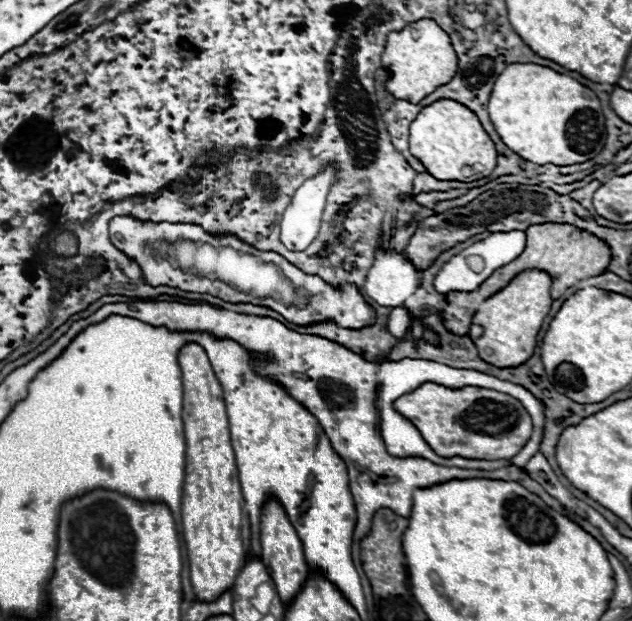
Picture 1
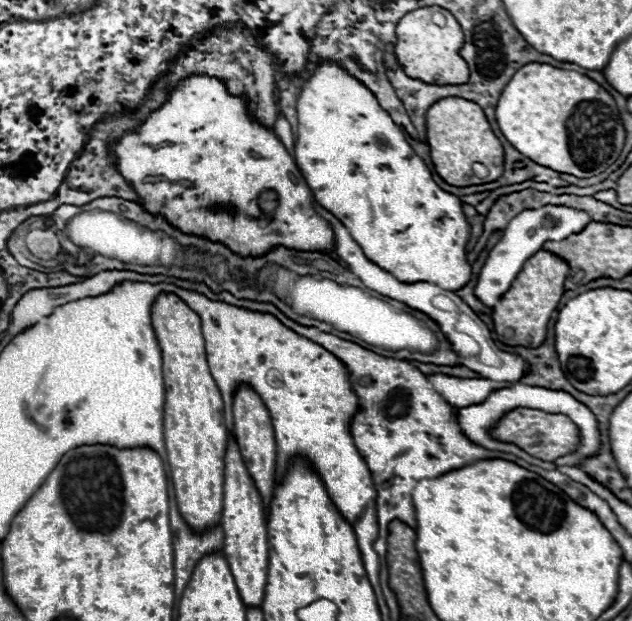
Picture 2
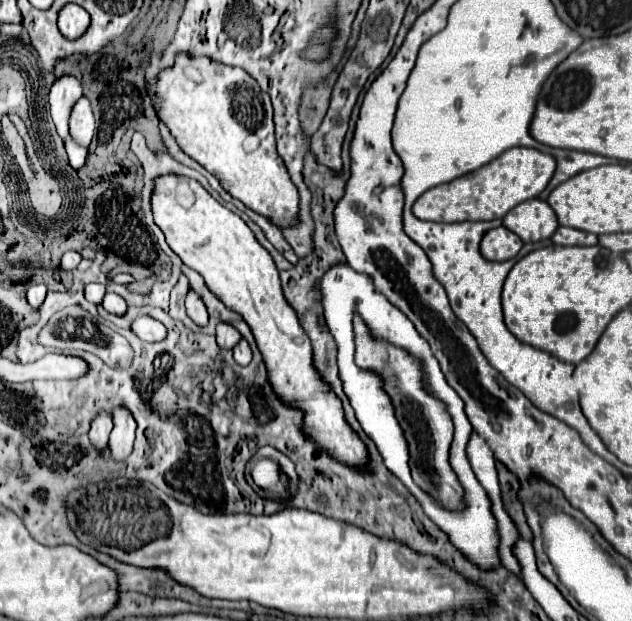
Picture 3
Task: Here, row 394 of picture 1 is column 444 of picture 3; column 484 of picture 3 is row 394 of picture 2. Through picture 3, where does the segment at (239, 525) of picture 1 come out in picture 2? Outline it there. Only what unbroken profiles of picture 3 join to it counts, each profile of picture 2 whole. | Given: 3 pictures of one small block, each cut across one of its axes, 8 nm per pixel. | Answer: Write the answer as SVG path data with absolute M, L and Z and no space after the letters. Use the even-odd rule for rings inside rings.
M160 292L150 308L152 328L162 350L162 374L166 386L164 442L180 512L196 530L212 526L222 516L226 426L220 390L210 374L198 314L176 294Z

